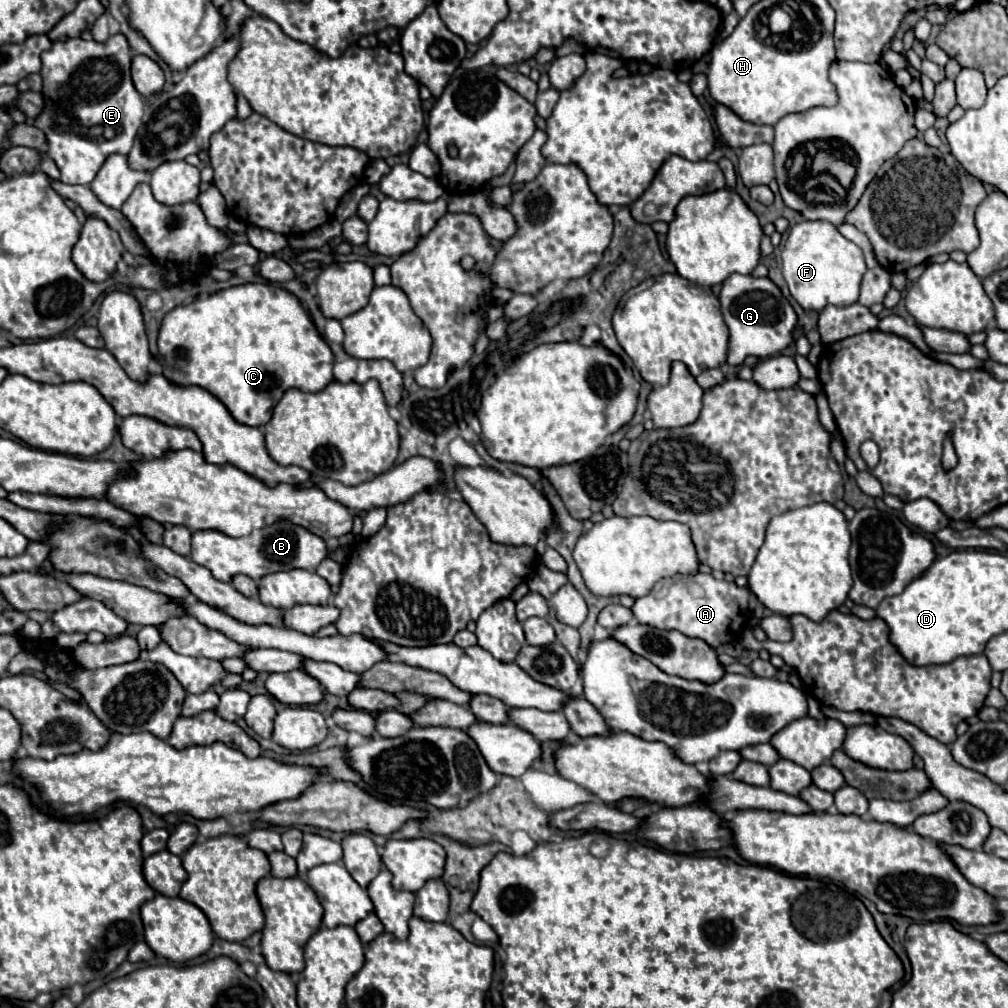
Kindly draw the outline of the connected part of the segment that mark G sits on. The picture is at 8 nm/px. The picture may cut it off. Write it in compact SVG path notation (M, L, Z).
M732 274L724 280L720 292L720 310L730 330L728 364L742 364L746 356L768 358L782 352L792 342L792 330L796 326L796 312L782 296L780 288L770 278Z

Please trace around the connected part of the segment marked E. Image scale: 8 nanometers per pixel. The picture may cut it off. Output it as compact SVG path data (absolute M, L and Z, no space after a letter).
M122 34L110 36L110 40L104 42L104 44L98 44L96 40L82 40L82 38L70 38L70 40L66 40L66 42L54 42L52 48L42 54L42 70L40 70L40 74L42 74L42 78L44 78L44 90L42 90L42 92L44 92L44 96L46 96L46 106L44 106L44 112L36 118L34 126L38 126L40 130L44 130L46 138L48 138L48 156L56 162L64 184L82 184L82 186L86 186L86 184L90 184L90 182L96 178L100 166L104 164L104 160L106 160L110 154L114 154L114 152L128 154L128 152L132 150L136 132L138 132L138 128L140 128L140 124L142 124L142 116L144 116L144 96L138 94L136 88L132 86L132 78L130 78L130 58L132 58L132 56L130 56L130 50L128 50L128 42L126 42L126 38L124 38Z

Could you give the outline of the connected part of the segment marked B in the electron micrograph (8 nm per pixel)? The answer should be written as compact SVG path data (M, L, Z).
M276 522L272 526L266 526L264 530L258 530L256 534L248 538L232 538L226 534L220 534L216 530L202 530L200 534L192 534L192 554L190 558L196 564L206 566L214 578L222 582L230 582L236 574L246 574L254 580L280 572L280 570L292 570L292 568L304 568L304 570L316 570L318 564L328 556L326 542L312 532L308 532L302 526L296 526L292 522Z

